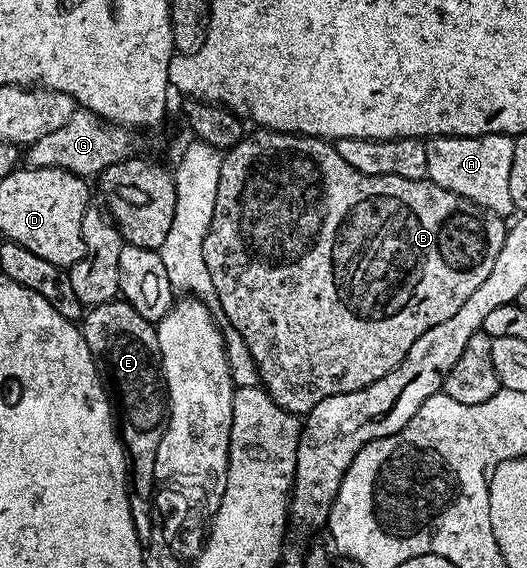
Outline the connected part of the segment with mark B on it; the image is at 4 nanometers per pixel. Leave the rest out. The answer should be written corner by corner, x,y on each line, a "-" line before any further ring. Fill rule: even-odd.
254,131
258,132
243,135
242,141
222,157
216,210
204,238
204,266
208,266
208,274
212,274
212,286
226,315
225,323
240,332
248,354
252,354
261,387
284,410
305,414
324,402
324,398
348,394
384,378
384,374
400,366
404,354
412,350
412,342
416,342
424,330
432,330
432,326
440,326
440,322
452,318
452,314
456,314
456,310
460,310
460,306
464,306
468,297
480,287
480,282
492,274
496,254
500,254
500,246
504,246
508,224
503,217
479,208
460,194
452,194
452,190
444,190
444,186
434,184
429,178
413,180
360,174
360,170
352,170
352,166
340,158
333,143
317,136

